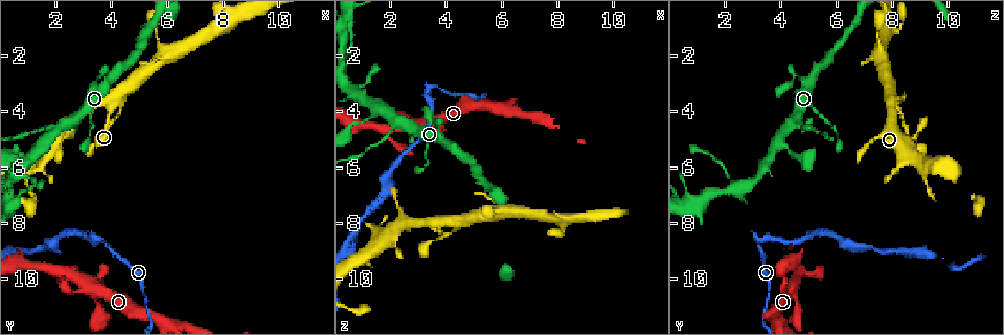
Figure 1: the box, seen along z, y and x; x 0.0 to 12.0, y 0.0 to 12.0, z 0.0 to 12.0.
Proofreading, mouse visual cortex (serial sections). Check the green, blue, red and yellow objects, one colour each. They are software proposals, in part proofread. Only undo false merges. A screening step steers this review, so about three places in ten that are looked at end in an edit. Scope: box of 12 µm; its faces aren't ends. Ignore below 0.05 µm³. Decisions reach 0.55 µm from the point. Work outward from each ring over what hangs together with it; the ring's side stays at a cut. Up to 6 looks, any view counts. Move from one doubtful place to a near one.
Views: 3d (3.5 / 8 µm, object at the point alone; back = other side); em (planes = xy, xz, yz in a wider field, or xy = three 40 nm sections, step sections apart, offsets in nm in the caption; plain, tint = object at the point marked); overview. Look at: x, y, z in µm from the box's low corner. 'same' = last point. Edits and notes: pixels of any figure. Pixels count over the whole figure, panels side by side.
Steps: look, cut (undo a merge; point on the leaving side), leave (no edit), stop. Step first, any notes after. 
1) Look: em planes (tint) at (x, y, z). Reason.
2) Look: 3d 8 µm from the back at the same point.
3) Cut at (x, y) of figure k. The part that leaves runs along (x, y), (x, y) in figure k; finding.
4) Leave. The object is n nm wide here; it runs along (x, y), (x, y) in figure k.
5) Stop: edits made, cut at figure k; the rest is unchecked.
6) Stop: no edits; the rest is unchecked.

Look: 3d 8 µm at (3.3, 8.6, 3.4). Sharp bend.

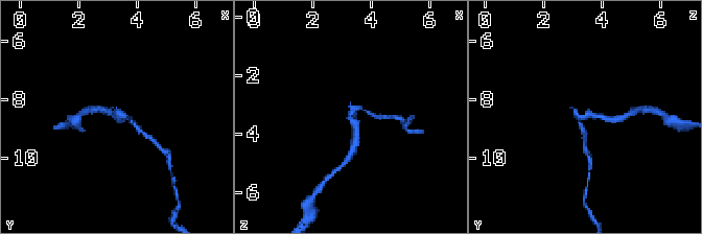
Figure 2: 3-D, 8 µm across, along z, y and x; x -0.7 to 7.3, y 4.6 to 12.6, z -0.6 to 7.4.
Look: em planes (tint) at (3.3, 8.6, 3.3). The arms are 100, 200 nm wide; shape alone is not enough.

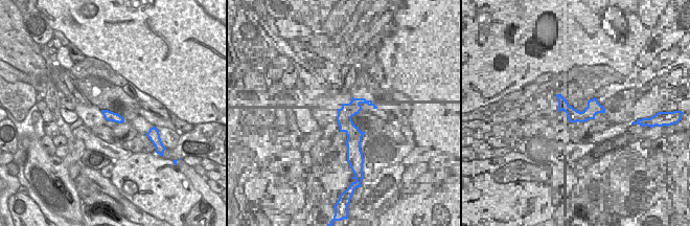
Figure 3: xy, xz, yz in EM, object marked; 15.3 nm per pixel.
Cut at (354, 127) of figure 2. Two cells meet here.

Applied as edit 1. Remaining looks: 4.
Look: overview.

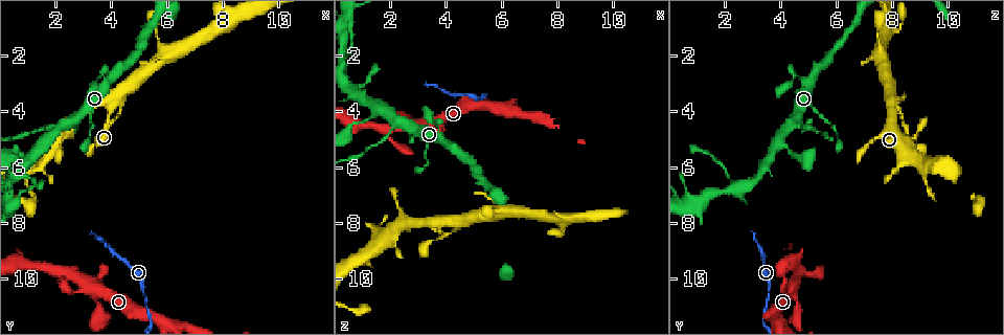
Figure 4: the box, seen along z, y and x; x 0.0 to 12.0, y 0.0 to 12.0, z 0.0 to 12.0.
Look: 3d 3.5 µm at (2.4, 4.4, 4.3). Calibre changes.

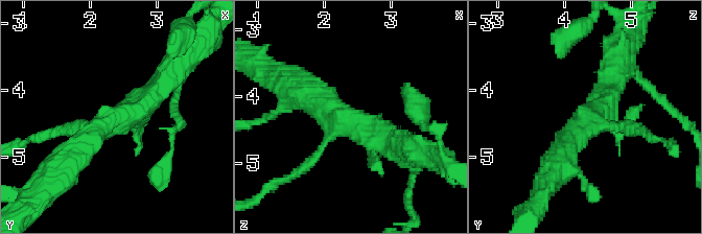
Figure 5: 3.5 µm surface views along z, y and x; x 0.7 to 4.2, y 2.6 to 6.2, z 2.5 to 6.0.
Look: em xy step 2 (tint) at (2.35, 4.40, 4.40). Now the EM.

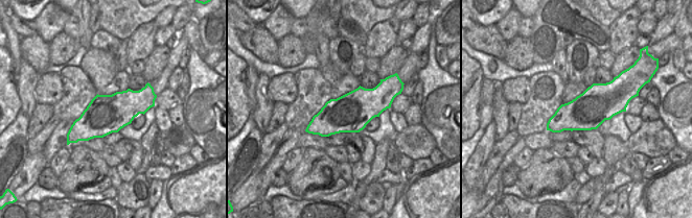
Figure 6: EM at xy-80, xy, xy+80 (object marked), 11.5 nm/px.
Leave. It runs along (166, 80), (64, 161) in figure 5; all the same cell.

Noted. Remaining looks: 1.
Stop: edits made, cut at figure 2; the rest is unchecked.

